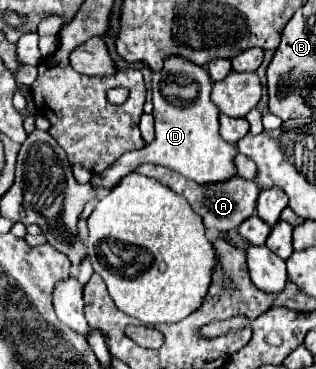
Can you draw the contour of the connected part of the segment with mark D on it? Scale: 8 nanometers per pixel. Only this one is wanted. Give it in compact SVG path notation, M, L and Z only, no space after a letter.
M167 56L163 70L151 70L153 86L153 118L155 118L155 140L137 152L123 154L115 164L103 170L99 176L91 176L91 186L95 192L103 194L113 188L119 178L133 172L139 164L151 162L179 172L181 176L195 180L199 184L229 180L237 174L233 156L237 150L233 144L225 142L219 134L219 108L211 102L211 78L205 66L191 64L181 56Z

